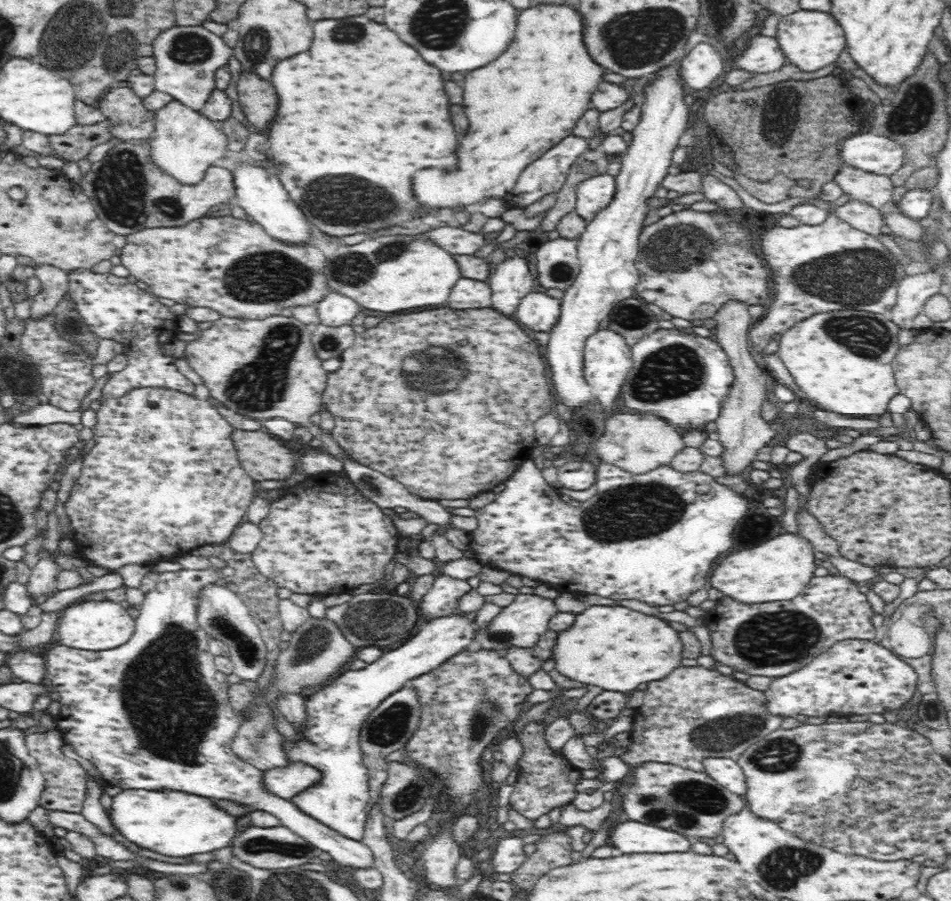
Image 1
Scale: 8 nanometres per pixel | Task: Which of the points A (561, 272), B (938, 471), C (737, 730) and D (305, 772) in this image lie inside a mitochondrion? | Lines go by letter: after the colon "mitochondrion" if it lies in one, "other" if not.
A: mitochondrion
B: other
C: mitochondrion
D: other

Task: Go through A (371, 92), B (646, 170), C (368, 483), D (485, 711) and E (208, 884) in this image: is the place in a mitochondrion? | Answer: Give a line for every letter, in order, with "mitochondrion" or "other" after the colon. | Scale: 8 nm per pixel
A: other
B: other
C: other
D: mitochondrion
E: other

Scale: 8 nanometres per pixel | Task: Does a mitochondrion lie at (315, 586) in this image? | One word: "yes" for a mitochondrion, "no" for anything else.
no

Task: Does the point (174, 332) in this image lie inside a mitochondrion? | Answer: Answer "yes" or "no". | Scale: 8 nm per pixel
no

